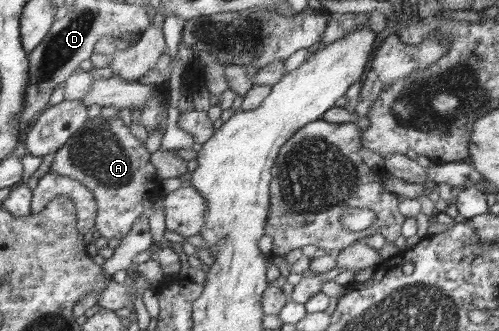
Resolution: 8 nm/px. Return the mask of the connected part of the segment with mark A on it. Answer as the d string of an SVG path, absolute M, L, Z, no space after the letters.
M119 118L88 120L55 154L50 171L70 177L87 185L98 203L94 231L107 239L123 239L141 215L149 213L162 194L157 170L150 162L145 143L135 136L134 128L127 128Z

